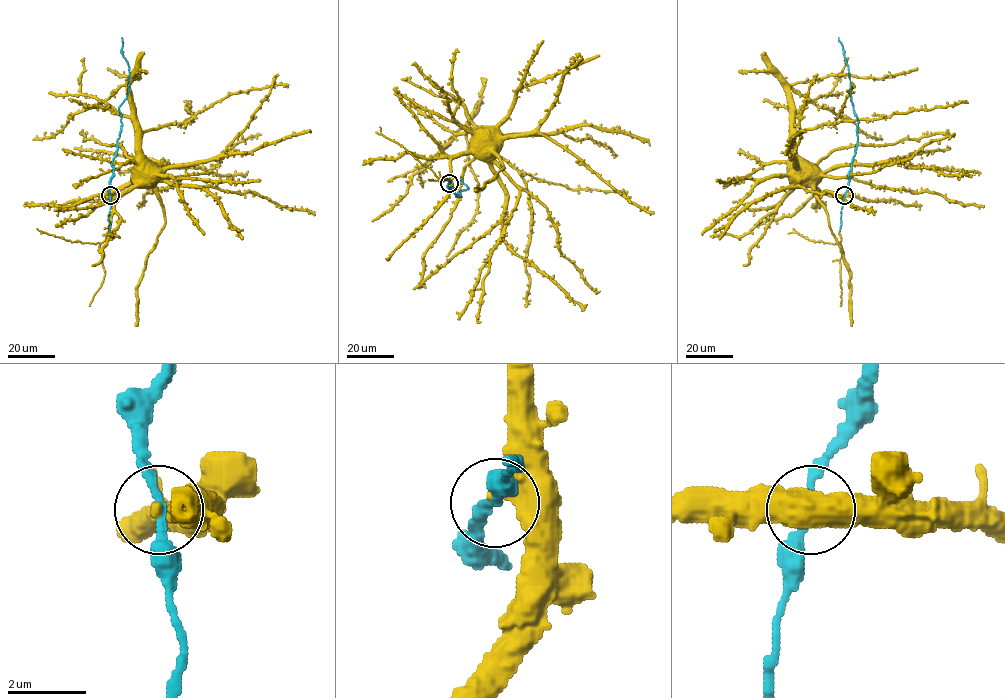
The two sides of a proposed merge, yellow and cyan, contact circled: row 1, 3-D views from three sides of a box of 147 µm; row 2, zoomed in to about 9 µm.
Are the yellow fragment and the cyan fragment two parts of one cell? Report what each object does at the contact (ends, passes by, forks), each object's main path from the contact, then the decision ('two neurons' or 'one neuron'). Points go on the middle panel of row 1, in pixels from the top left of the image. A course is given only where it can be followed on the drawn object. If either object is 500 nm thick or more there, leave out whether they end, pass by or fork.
yellow ends | cyan passes by | yellow via (449, 183), (450, 161), (470, 150), (474, 134), (480, 134), (480, 139) | cyan via (449, 183), (451, 190), (460, 197), (458, 192), (468, 188), (460, 182), (461, 177) | one neuron

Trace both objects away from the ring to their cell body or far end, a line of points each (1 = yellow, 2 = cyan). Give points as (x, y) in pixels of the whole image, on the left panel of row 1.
1: (110, 196), (131, 181), (131, 172), (141, 162)
2: (110, 196), (112, 161), (120, 130), (119, 106), (128, 93), (129, 73), (121, 49), (122, 38)

